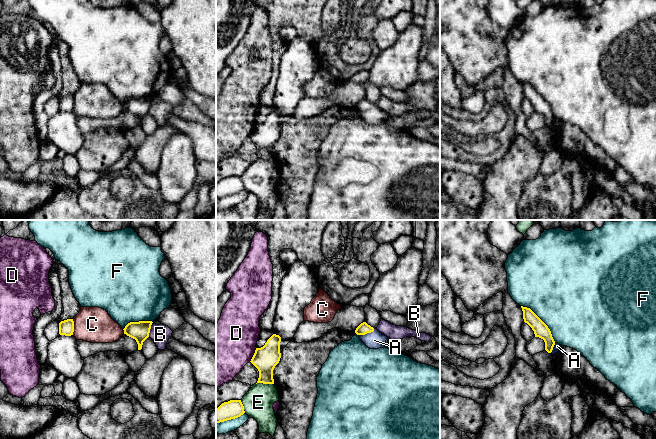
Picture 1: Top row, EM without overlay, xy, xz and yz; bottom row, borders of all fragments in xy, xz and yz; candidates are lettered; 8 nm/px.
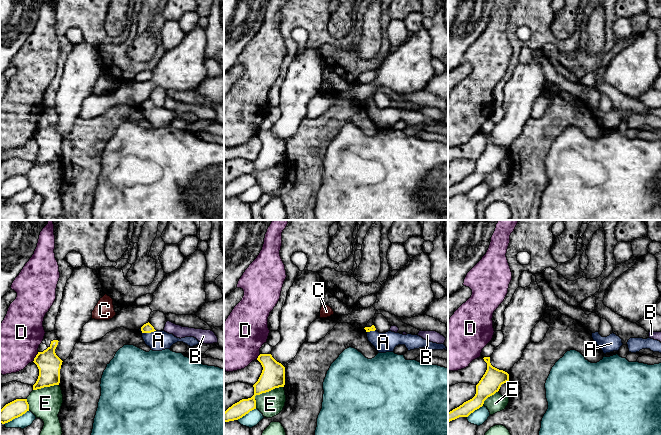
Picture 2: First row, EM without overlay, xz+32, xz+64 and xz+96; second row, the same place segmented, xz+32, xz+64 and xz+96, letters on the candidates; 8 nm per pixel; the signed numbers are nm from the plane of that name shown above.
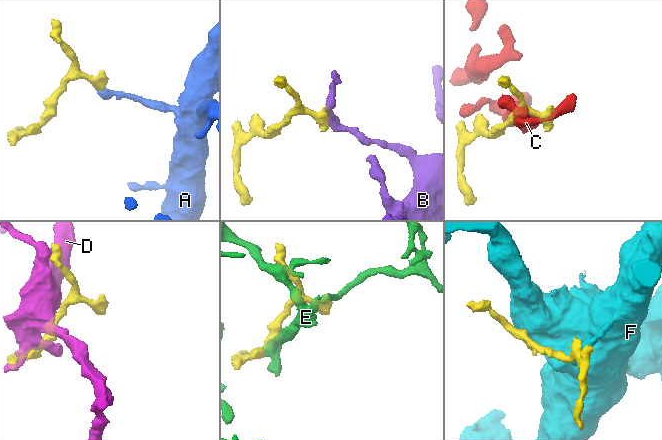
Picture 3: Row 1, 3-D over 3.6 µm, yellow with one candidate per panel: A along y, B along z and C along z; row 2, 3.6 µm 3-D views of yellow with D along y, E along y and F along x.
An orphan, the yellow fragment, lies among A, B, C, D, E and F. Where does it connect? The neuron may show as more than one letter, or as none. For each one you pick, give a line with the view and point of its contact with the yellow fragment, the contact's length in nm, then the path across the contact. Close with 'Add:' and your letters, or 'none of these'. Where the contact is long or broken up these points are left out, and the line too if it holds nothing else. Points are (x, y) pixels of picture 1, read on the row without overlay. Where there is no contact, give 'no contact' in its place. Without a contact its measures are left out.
A: contact xz (366, 109); length 140 nm; way xz (363, 104), (366, 109), (374, 116)
Add: A

